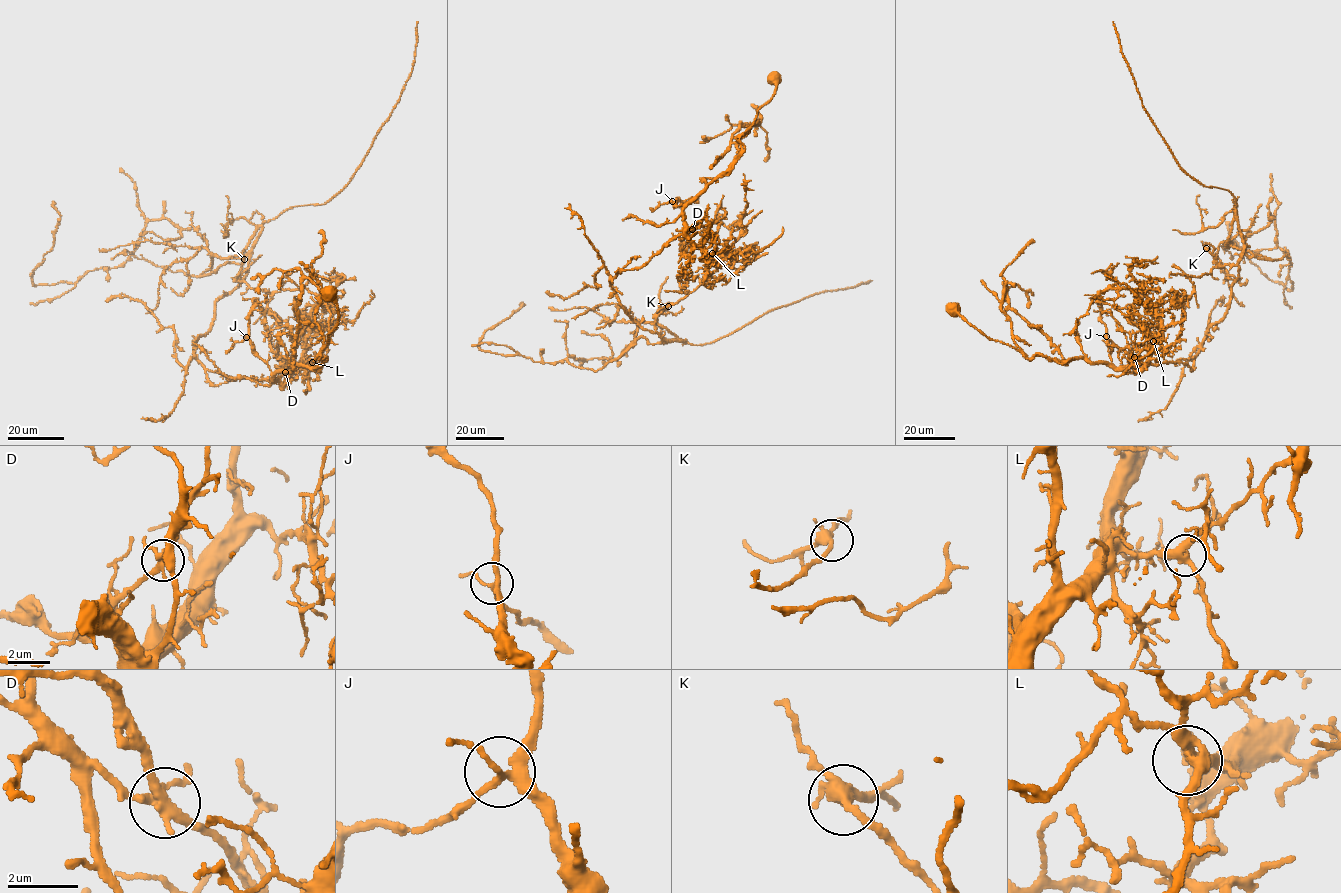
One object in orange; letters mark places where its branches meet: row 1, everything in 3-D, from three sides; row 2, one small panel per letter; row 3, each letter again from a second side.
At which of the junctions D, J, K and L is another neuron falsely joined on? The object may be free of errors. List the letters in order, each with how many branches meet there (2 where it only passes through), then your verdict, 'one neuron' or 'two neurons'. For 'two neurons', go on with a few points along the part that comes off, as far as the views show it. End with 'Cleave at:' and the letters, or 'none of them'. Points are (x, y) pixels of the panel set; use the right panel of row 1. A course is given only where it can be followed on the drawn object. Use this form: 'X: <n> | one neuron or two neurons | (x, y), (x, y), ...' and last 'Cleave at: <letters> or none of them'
D: 4 | two neurons | (1134, 357), (1191, 370), (1225, 313), (1243, 237), (1249, 256), (1286, 250), (1293, 289), (1253, 264), (1226, 222)
J: 4 | one neuron
K: 4 | one neuron
L: 4 | one neuron
Cleave at: D

